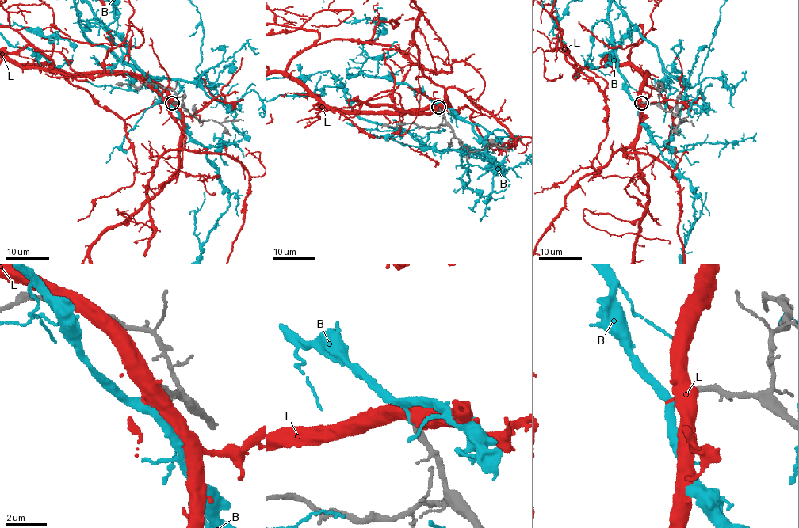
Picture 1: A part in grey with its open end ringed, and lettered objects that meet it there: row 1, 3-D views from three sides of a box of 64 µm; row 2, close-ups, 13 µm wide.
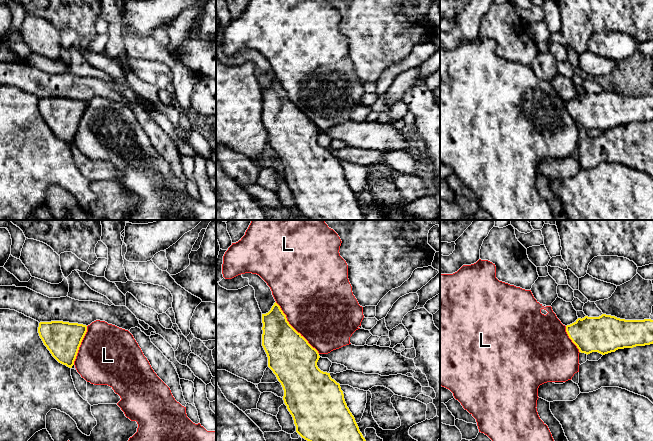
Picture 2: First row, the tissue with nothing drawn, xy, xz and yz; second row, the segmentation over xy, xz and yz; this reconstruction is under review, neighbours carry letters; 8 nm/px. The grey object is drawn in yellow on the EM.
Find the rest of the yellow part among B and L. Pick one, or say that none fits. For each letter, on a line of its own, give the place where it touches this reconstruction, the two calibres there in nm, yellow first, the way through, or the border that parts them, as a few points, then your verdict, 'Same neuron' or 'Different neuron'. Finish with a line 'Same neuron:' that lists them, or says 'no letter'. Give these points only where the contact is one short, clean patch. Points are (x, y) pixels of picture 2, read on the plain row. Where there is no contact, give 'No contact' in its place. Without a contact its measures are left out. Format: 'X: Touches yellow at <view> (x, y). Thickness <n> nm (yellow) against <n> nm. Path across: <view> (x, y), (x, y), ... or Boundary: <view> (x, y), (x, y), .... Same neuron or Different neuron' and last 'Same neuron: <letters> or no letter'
B: No contact. Different neuron
L: Touches yellow at xz (293, 104). Thickness 380 nm (yellow) against 500 nm. Different neuron
Same neuron: no letter

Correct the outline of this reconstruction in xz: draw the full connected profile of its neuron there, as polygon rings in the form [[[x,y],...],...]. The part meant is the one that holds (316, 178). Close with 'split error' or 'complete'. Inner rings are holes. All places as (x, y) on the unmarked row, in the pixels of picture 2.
[[[276,78],[268,89],[262,90],[262,99],[262,122],[268,133],[268,143],[283,163],[283,176],[293,193],[296,208],[312,220],[366,220],[354,192],[347,183],[340,160],[331,154],[330,149],[318,144],[317,138],[320,134],[318,127],[289,100],[286,91]]]; complete

